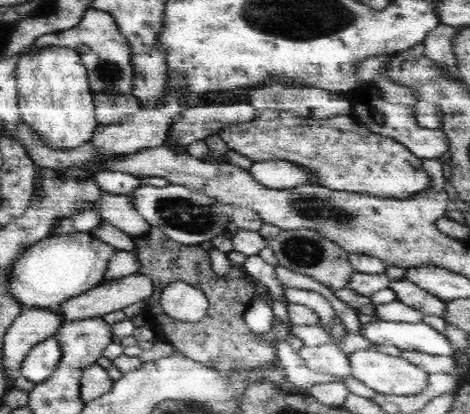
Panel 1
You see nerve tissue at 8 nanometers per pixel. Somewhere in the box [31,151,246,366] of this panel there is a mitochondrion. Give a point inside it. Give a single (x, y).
(178, 212)

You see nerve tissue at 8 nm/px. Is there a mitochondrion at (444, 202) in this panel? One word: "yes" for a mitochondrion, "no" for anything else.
no

